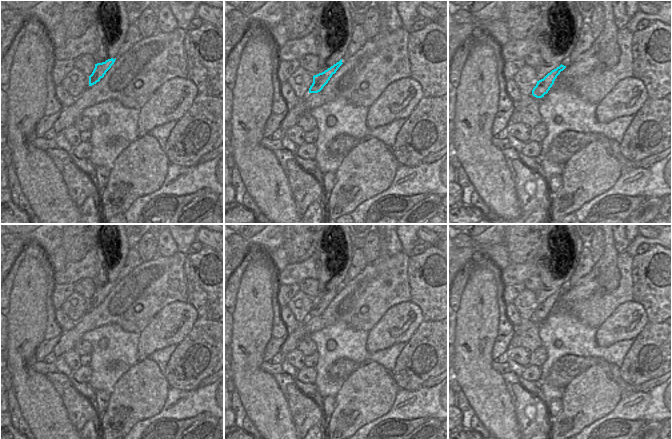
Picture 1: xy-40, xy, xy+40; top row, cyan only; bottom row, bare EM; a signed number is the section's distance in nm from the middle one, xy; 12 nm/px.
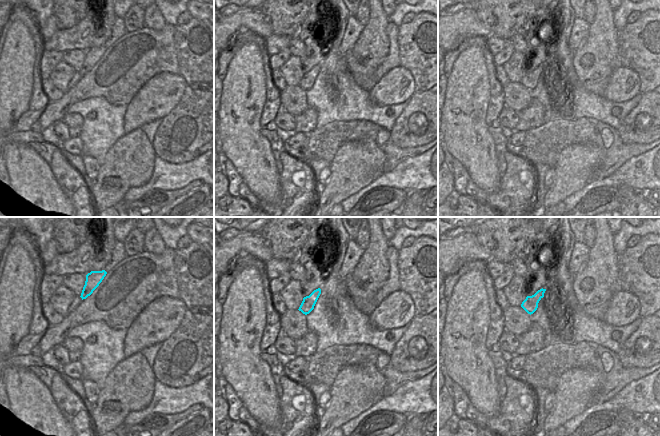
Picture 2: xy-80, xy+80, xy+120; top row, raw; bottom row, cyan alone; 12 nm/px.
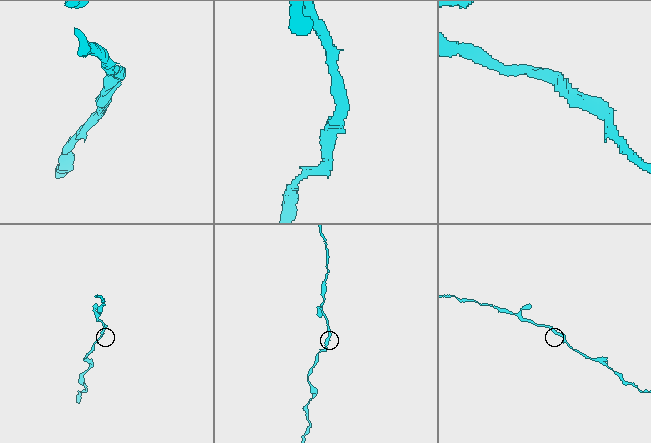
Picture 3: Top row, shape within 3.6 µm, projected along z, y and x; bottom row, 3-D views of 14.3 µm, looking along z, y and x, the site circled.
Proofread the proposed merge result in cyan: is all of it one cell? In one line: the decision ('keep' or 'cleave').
keep

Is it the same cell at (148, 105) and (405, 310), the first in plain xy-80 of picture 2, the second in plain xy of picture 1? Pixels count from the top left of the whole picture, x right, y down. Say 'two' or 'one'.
one

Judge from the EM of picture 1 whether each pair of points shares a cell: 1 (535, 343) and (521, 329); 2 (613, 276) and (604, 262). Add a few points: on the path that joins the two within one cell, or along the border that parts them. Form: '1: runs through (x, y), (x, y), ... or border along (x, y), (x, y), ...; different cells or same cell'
1: runs through (532, 340), (524, 332); same cell
2: runs through (610, 273), (606, 269), (606, 265); same cell

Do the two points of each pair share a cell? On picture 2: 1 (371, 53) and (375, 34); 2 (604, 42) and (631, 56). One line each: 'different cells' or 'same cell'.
1: same cell
2: different cells

